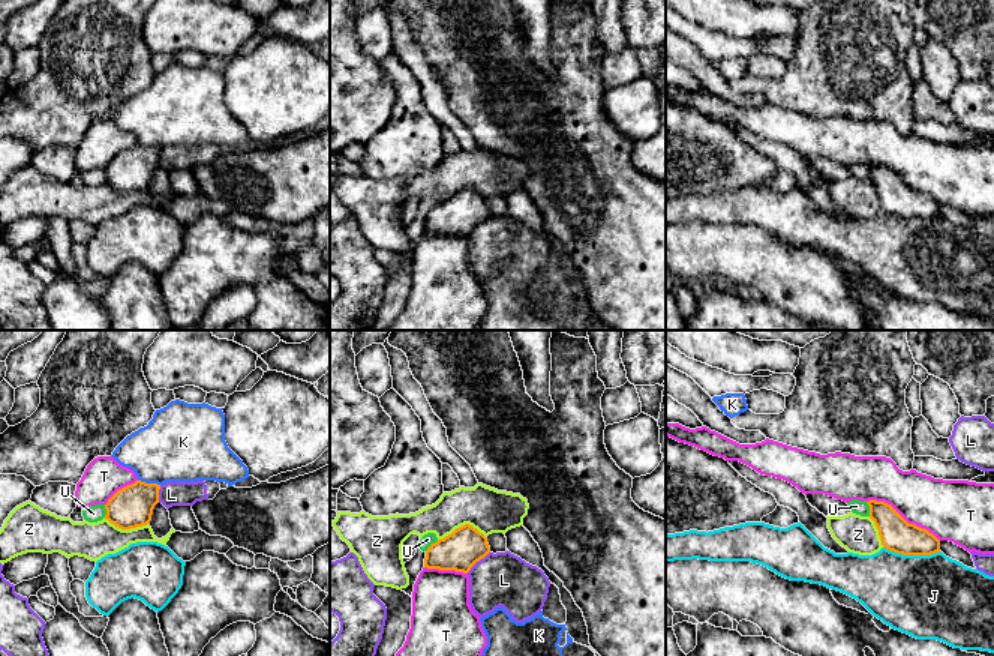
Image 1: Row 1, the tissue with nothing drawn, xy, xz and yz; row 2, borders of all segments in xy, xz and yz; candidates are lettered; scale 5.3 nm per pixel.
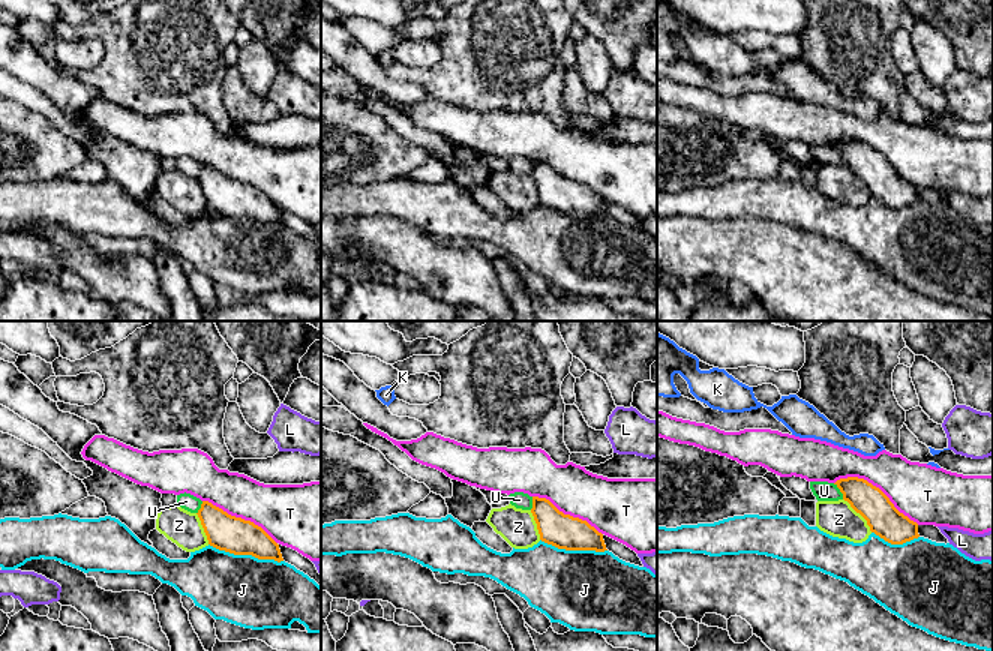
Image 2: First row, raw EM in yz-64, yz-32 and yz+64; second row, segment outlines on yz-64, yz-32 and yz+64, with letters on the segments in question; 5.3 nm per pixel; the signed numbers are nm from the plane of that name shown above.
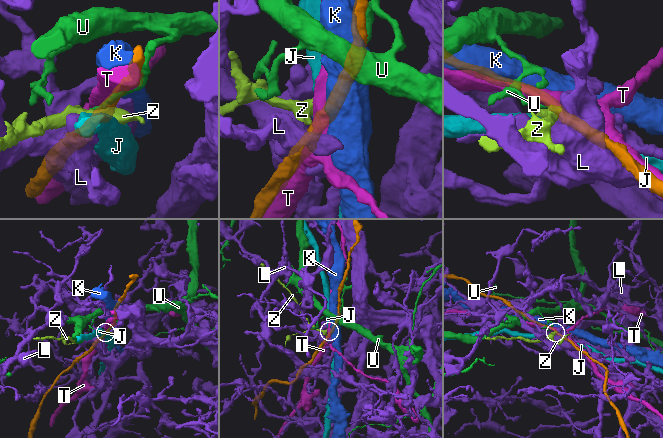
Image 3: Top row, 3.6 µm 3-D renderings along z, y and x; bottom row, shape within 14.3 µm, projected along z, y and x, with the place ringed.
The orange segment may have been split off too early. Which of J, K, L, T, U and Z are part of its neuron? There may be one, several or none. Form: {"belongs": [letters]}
{"belongs": []}

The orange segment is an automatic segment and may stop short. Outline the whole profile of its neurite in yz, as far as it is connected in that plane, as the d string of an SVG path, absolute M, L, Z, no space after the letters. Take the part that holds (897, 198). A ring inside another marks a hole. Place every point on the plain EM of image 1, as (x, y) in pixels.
M870 164L870 182L874 185L883 212L903 219L931 219L940 215L940 204L925 192L909 188L891 168Z

